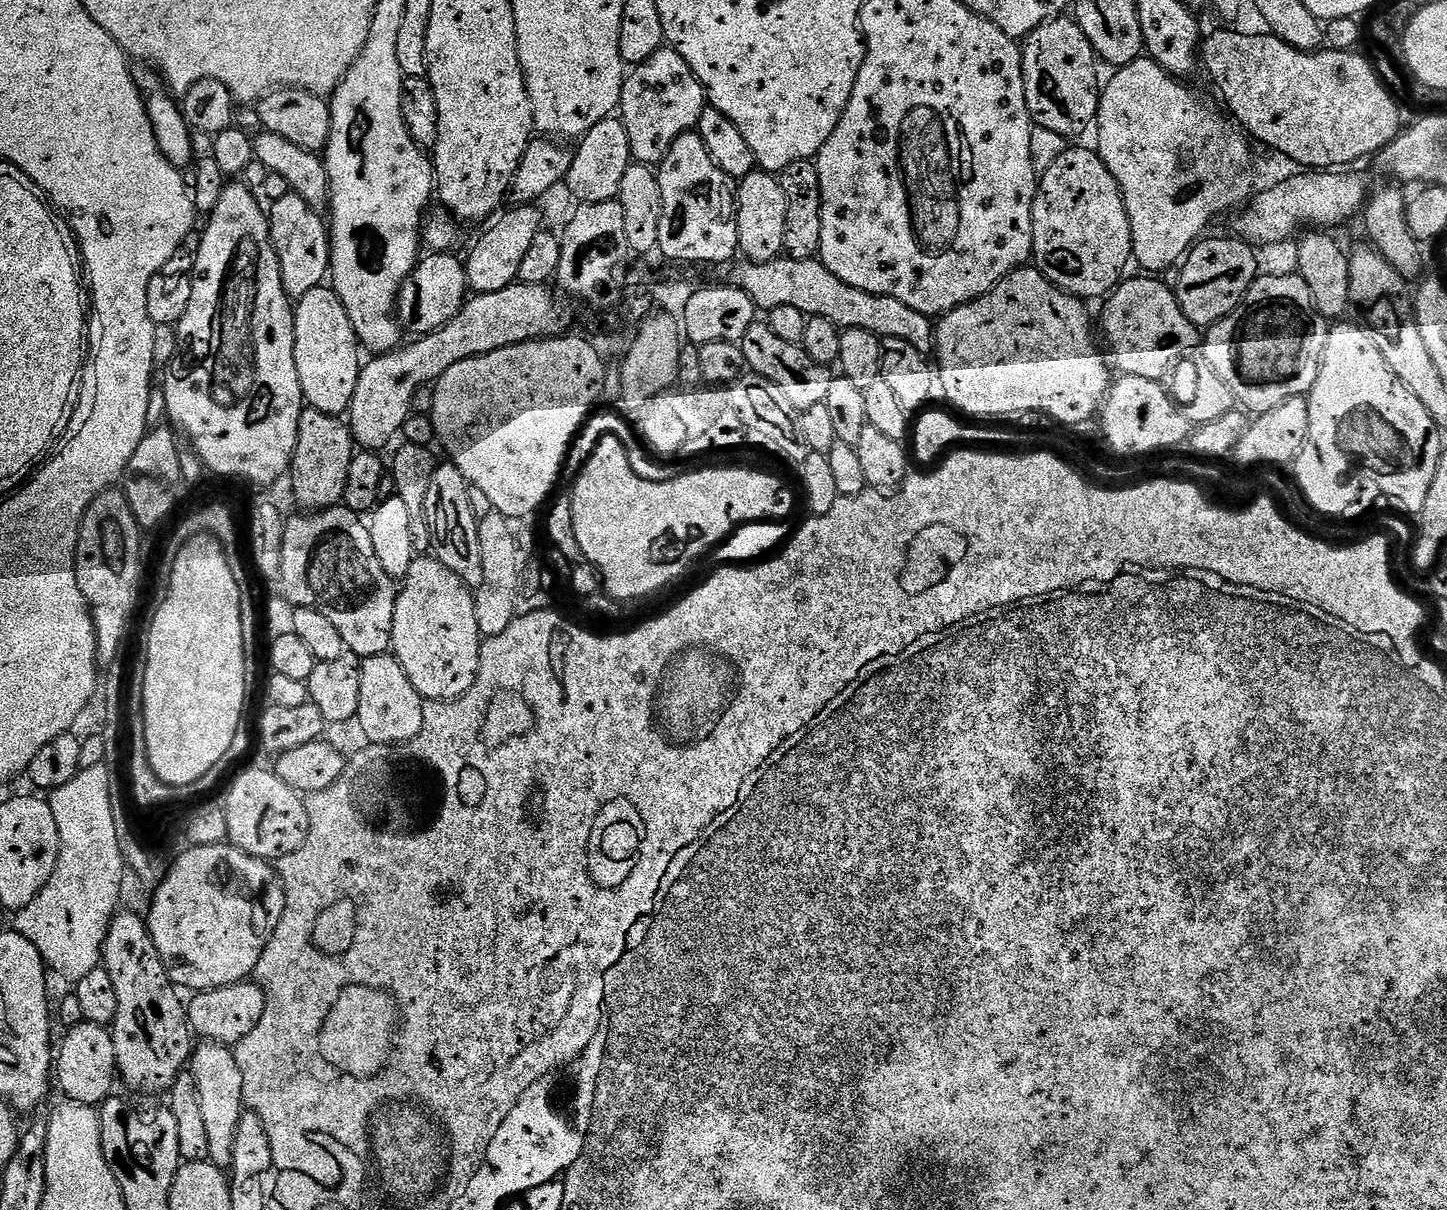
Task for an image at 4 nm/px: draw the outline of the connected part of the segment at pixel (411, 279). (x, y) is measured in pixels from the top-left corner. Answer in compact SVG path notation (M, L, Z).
M432 252L425 255L423 259L416 265L416 269L408 276L408 281L402 286L400 298L398 301L398 319L405 329L408 328L417 337L427 336L430 332L437 332L442 326L446 326L453 320L461 310L464 309L466 303L466 295L469 291L468 273L466 264L463 259L460 260L456 254L447 252Z

